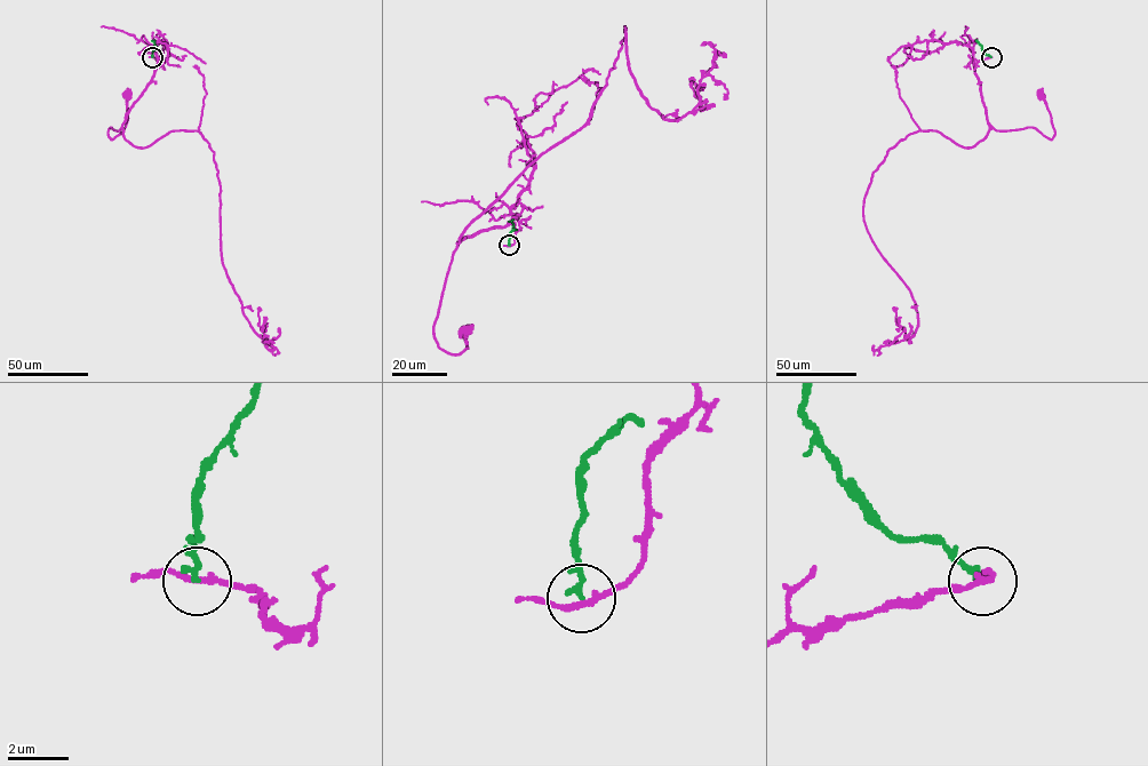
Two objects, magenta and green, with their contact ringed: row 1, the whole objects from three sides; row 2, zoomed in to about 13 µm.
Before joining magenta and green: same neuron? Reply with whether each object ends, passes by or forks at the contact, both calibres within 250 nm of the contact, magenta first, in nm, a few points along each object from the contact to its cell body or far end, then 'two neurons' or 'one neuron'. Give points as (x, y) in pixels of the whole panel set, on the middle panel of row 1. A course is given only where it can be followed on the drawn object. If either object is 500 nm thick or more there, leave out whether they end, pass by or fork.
magenta passes by | green ends | 180/200 nm | magenta via (509, 246), (518, 215), (465, 237), (453, 253), (435, 324), (438, 346), (459, 354), (465, 328) | green via (509, 245), (509, 233), (515, 229), (508, 221) | two neurons

